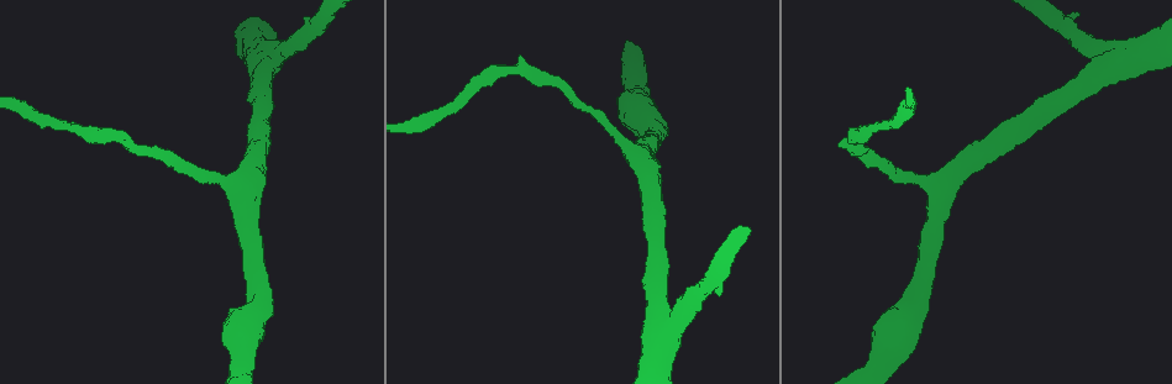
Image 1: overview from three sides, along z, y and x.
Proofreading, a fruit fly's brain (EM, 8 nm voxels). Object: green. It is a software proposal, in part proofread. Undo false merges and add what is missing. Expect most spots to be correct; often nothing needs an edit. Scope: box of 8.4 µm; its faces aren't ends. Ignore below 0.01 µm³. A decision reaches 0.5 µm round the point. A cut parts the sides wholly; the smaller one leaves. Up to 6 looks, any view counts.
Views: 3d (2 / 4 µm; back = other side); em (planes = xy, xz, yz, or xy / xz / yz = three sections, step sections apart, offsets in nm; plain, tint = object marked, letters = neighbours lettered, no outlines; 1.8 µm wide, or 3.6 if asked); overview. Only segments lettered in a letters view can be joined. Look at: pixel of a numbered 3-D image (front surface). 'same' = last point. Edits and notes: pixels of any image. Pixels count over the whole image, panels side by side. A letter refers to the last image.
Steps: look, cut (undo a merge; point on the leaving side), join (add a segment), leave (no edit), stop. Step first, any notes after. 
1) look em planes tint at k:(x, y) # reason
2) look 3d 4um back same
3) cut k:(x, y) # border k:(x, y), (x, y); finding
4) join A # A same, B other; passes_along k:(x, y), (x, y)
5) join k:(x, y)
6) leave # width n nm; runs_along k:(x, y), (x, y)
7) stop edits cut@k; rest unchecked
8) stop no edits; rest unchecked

look 3d 4um at 1:(670, 332) # three arms meet

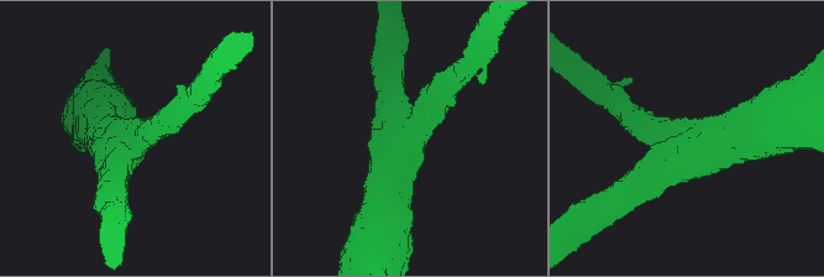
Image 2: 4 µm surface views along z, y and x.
look em 3.6um planes tint at 2:(130, 146)

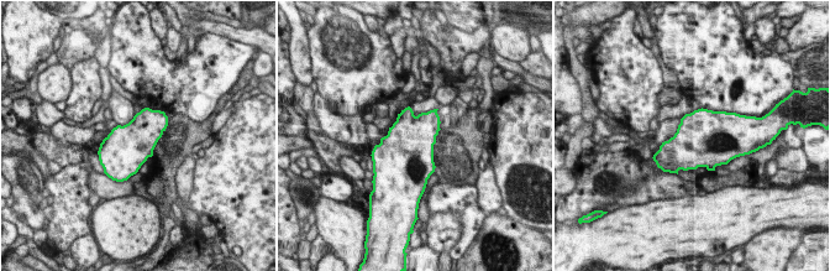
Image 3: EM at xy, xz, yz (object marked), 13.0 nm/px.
look em 3.6um planes letters same # see the neighbours

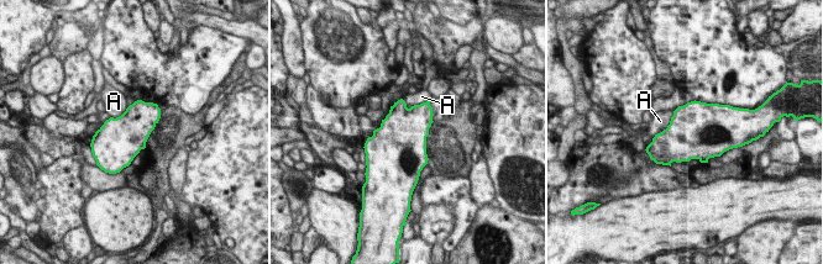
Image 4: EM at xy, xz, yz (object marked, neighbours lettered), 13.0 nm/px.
leave # width 550 nm; A other; border 4:(676, 109), (670, 123), (653, 138); one cell here

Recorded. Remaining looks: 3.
look 3d 2um at 1:(242, 187) # a fork

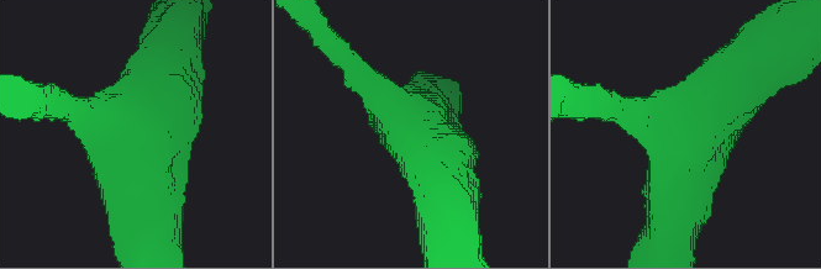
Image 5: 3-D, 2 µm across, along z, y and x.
look em yz step 4 tint at 5:(414, 130)

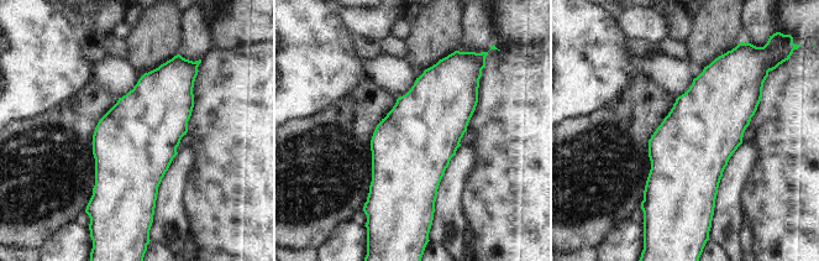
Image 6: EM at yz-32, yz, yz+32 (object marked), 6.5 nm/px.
look em planes letters same # another direction

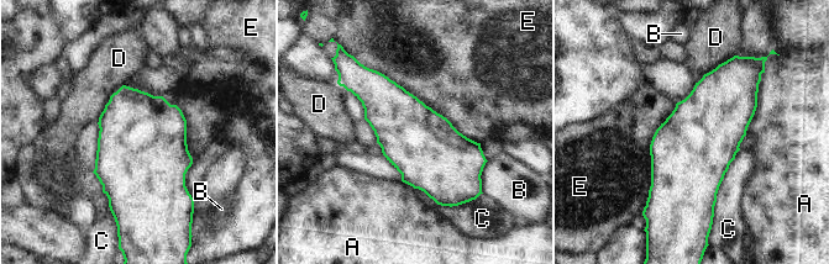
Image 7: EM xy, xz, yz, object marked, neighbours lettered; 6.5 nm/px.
leave # width 460 nm; A other, B other, C other, D other, E other; border 7:(363, 66), (402, 85), (479, 143); all the same cell

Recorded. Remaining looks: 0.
stop no edits; rest unchecked

